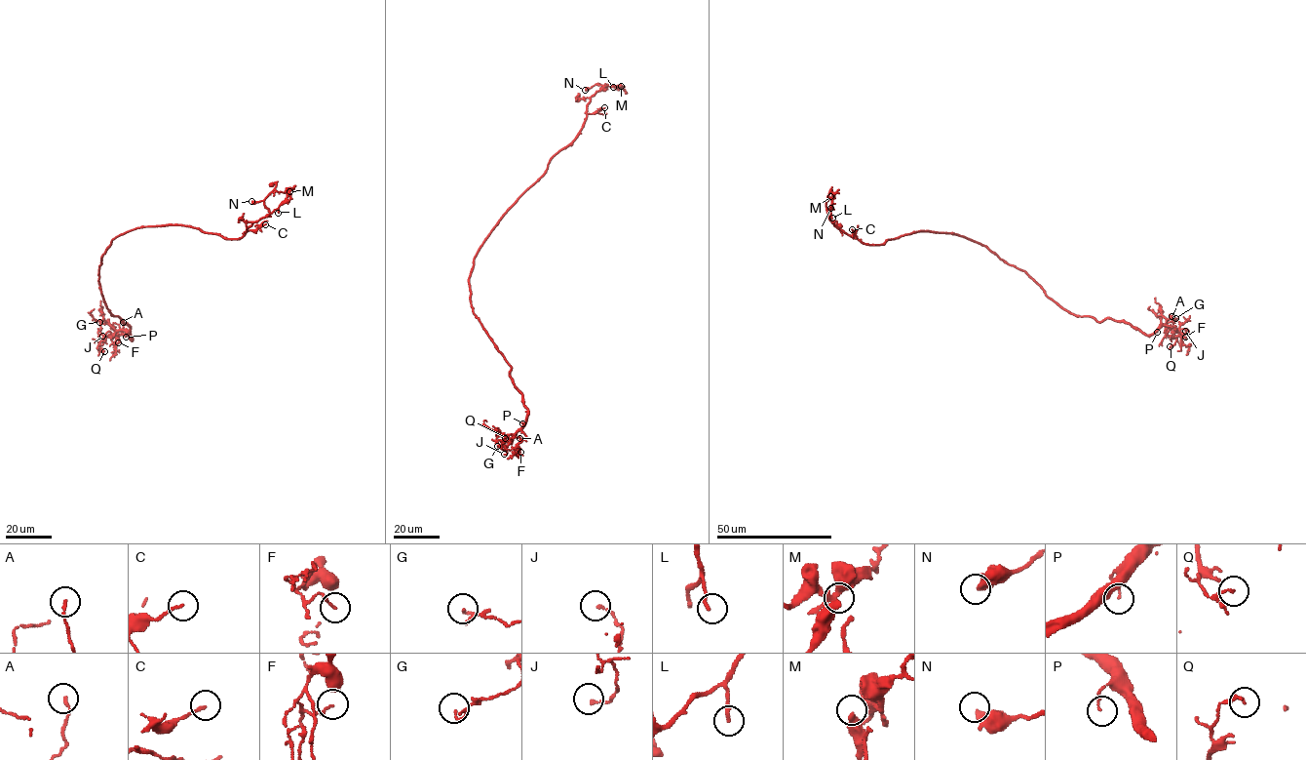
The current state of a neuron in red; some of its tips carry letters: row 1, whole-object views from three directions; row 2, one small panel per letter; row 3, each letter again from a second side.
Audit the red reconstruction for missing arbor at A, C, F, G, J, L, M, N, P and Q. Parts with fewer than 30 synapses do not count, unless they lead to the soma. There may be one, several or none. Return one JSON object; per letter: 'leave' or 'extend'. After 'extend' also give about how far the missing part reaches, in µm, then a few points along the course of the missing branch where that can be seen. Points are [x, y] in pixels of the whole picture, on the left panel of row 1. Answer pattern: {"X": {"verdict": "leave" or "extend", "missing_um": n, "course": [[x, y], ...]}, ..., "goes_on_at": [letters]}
{"A": {"verdict": "leave"}, "C": {"verdict": "leave"}, "F": {"verdict": "leave"}, "G": {"verdict": "leave"}, "J": {"verdict": "leave"}, "L": {"verdict": "leave"}, "M": {"verdict": "leave"}, "N": {"verdict": "leave"}, "P": {"verdict": "leave"}, "Q": {"verdict": "leave"}, "goes_on_at": []}

